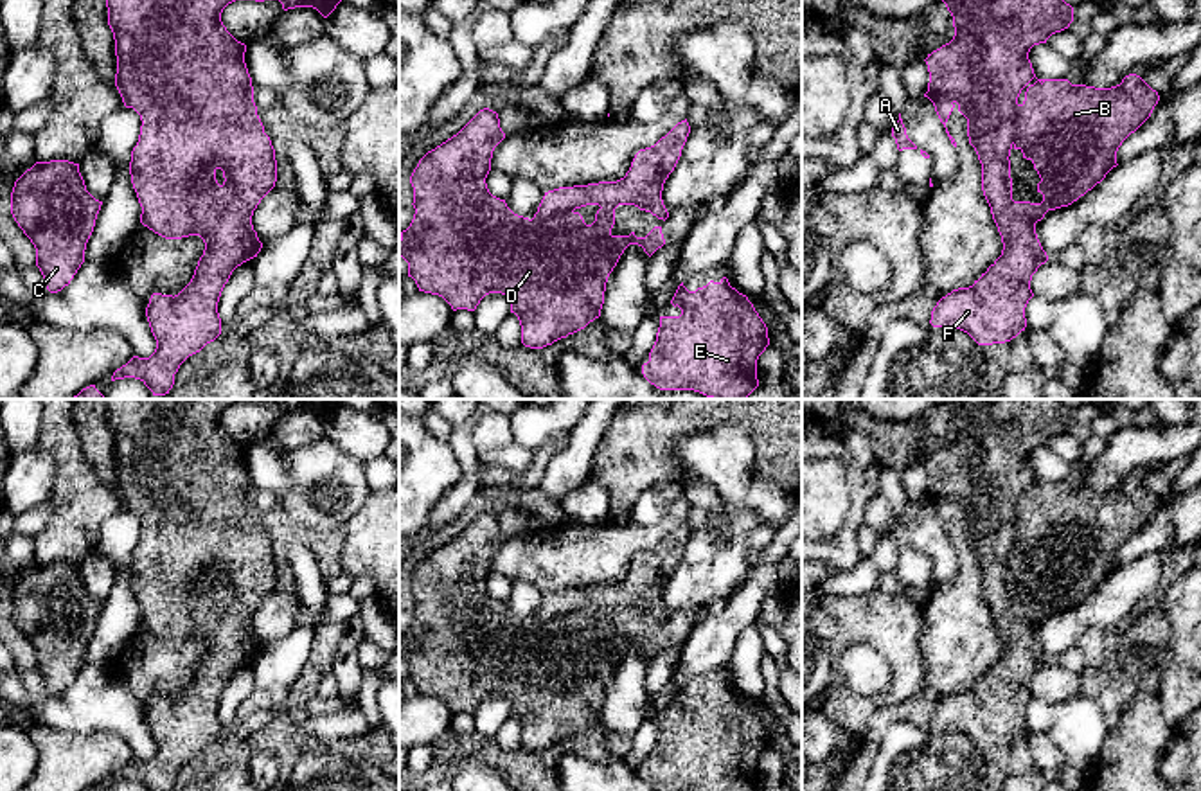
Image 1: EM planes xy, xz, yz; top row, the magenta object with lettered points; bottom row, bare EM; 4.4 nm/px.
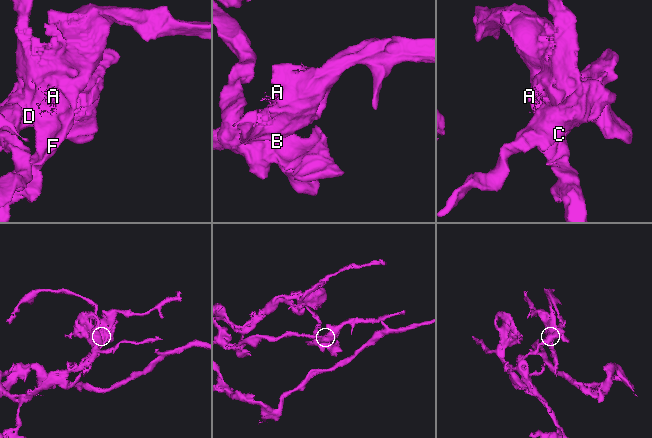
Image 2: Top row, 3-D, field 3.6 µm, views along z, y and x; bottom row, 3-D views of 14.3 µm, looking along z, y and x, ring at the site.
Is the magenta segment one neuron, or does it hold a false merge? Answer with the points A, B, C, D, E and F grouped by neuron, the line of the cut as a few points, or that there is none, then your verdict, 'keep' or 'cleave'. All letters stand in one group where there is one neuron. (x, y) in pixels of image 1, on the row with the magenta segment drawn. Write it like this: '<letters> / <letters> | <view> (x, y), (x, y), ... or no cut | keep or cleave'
A F / B C D E | xy (220, 155), (202, 175), (202, 202), (207, 207) | cleave

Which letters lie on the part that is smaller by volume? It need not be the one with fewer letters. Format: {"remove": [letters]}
{"remove": ["A", "F"]}

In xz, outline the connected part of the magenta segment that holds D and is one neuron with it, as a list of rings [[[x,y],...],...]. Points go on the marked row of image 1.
[[[480,110],[457,135],[428,151],[414,169],[410,183],[414,187],[414,219],[401,232],[399,255],[408,262],[419,291],[442,297],[453,311],[475,311],[480,300],[489,293],[502,293],[511,302],[521,325],[521,343],[530,349],[543,349],[566,338],[600,316],[606,282],[620,255],[629,244],[638,244],[651,257],[665,244],[662,227],[654,227],[645,237],[613,236],[615,200],[606,200],[595,214],[595,221],[586,225],[579,212],[559,212],[547,221],[529,219],[514,214],[505,200],[493,196],[485,178],[491,171],[494,147],[505,138],[500,128],[498,113]]]

